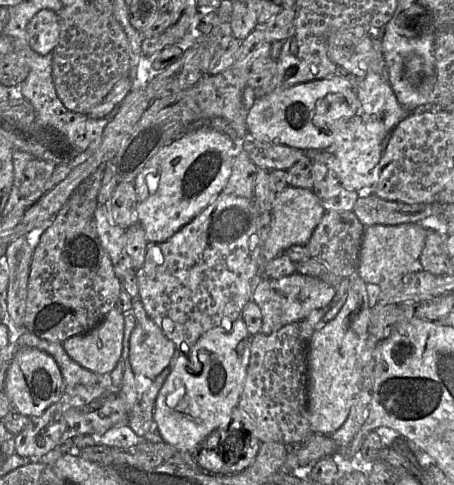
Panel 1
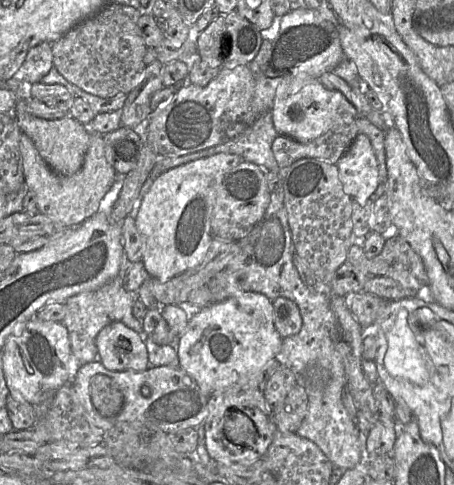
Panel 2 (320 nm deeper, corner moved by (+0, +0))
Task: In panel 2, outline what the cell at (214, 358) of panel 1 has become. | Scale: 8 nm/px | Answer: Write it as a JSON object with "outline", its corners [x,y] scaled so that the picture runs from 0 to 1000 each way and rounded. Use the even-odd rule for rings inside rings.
{"outline":[[[533,602],[423,643],[407,685],[392,697],[394,757],[430,784],[447,808],[467,812],[575,763],[612,734],[621,701],[604,670],[601,623],[577,604]]]}

